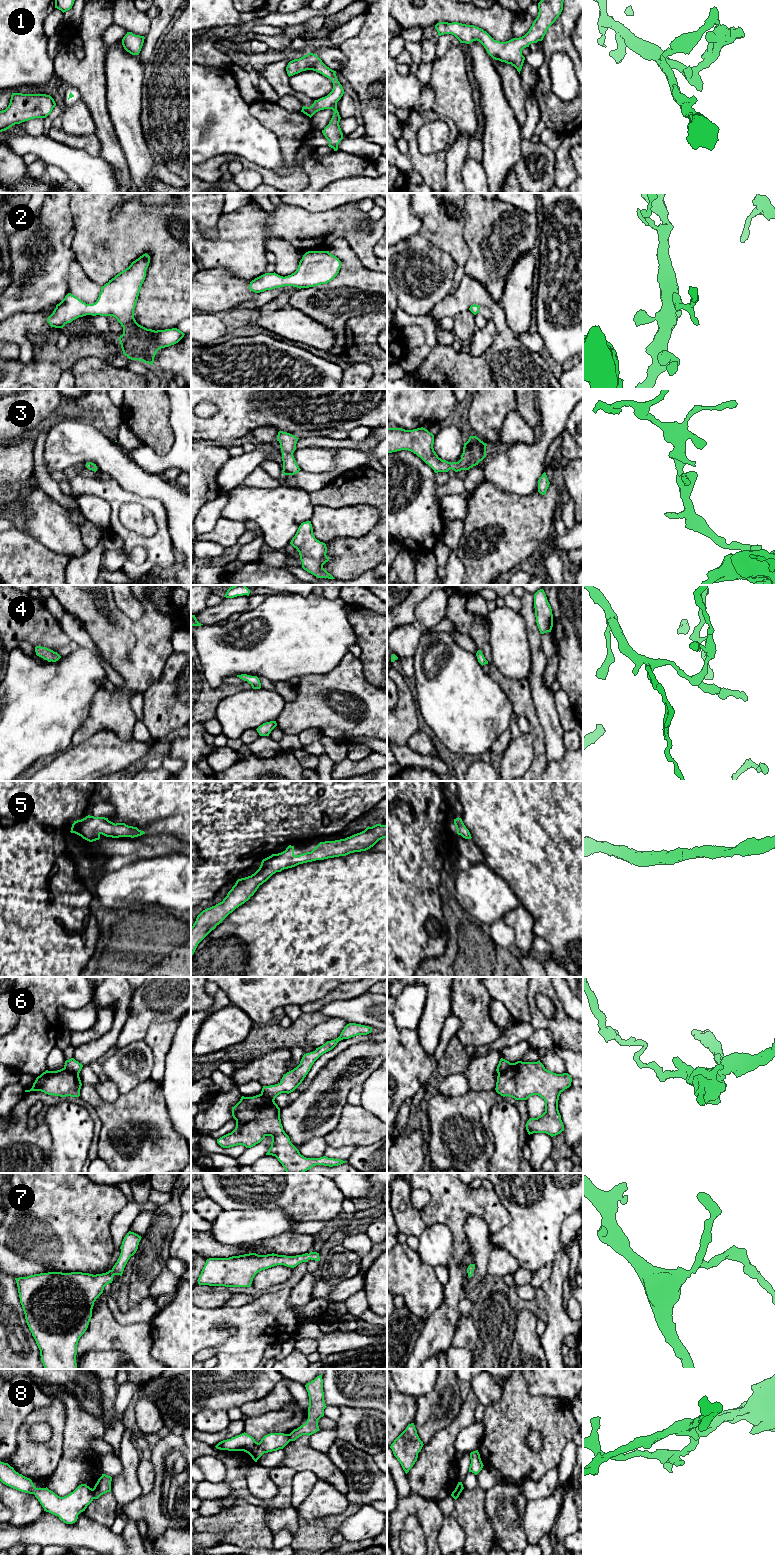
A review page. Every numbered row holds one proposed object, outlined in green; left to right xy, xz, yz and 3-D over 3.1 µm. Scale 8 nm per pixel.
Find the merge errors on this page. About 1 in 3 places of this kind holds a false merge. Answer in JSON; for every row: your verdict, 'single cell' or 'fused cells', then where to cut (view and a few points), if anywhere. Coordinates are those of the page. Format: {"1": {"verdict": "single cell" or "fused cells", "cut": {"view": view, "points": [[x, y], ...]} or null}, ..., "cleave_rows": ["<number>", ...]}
{"1": {"verdict": "single cell", "cut": null}, "2": {"verdict": "single cell", "cut": null}, "3": {"verdict": "single cell", "cut": null}, "4": {"verdict": "single cell", "cut": null}, "5": {"verdict": "single cell", "cut": null}, "6": {"verdict": "fused cells", "cut": {"view": "yz", "points": [[512, 1063], [498, 1074]]}}, "7": {"verdict": "single cell", "cut": null}, "8": {"verdict": "fused cells", "cut": {"view": "xy", "points": [[92, 1489], [94, 1498]]}}, "cleave_rows": ["6", "8"]}

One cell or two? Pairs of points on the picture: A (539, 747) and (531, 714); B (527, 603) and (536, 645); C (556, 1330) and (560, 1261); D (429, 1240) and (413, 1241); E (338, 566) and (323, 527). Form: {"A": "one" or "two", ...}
{"A": "one", "B": "one", "C": "one", "D": "two", "E": "two"}

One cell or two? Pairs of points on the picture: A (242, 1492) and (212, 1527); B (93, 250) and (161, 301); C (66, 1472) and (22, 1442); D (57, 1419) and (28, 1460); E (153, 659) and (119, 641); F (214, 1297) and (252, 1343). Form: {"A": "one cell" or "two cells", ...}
{"A": "two cells", "B": "one cell", "C": "two cells", "D": "one cell", "E": "one cell", "F": "two cells"}

